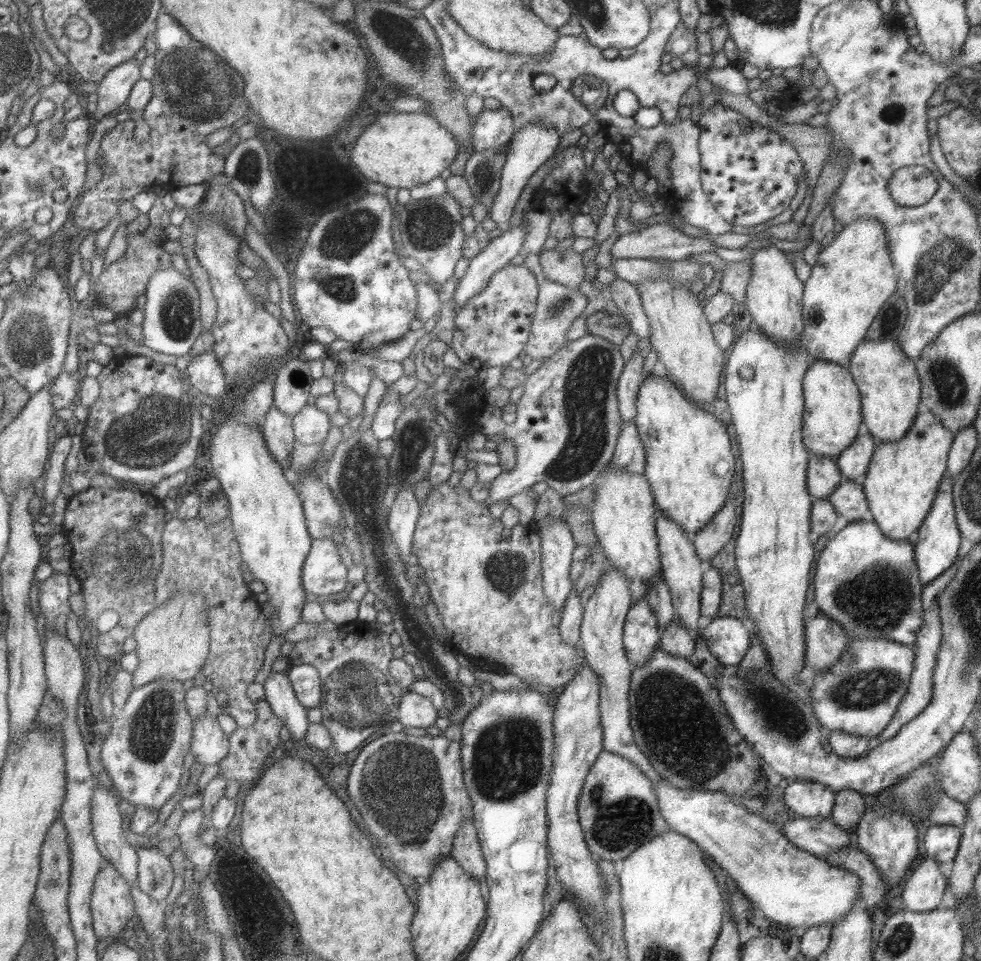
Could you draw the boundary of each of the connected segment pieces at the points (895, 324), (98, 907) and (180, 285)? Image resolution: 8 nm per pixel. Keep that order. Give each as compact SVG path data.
M893 292L879 308L866 334L867 340L896 340L907 317L907 308L899 292Z
M108 862L96 874L90 898L93 930L100 939L118 939L127 921L133 919L134 899L126 879Z
M175 267L158 270L151 274L145 287L143 304L143 345L155 353L171 355L176 358L188 357L201 329L199 318L199 298L192 280L182 275Z

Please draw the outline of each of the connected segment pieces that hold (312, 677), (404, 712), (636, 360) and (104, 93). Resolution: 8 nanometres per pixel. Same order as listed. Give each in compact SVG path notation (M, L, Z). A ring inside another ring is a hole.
M310 664L290 665L285 673L297 700L306 709L318 706L322 686L317 669Z
M407 691L400 695L396 720L406 727L427 728L434 725L436 708L431 701L420 694Z
M637 350L625 362L616 384L618 409L623 421L633 421L636 415L636 394L641 384L641 369L644 358Z
M131 59L114 65L114 68L98 82L97 106L91 116L100 120L125 104L131 87L140 79L137 62L136 59Z

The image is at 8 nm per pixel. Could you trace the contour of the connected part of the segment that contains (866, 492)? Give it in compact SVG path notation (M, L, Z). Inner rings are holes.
M921 407L903 438L897 442L881 441L875 446L861 481L843 479L827 499L835 512L849 522L863 518L863 512L869 509L872 520L887 538L907 539L922 523L937 485L946 474L946 458L953 438L933 413Z

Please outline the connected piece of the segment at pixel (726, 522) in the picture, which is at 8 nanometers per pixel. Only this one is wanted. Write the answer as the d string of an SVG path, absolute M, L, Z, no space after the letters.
M730 490L726 494L723 506L713 514L710 521L690 536L697 556L704 566L709 565L712 554L727 542L735 528L735 520L737 518L735 518L733 491Z

